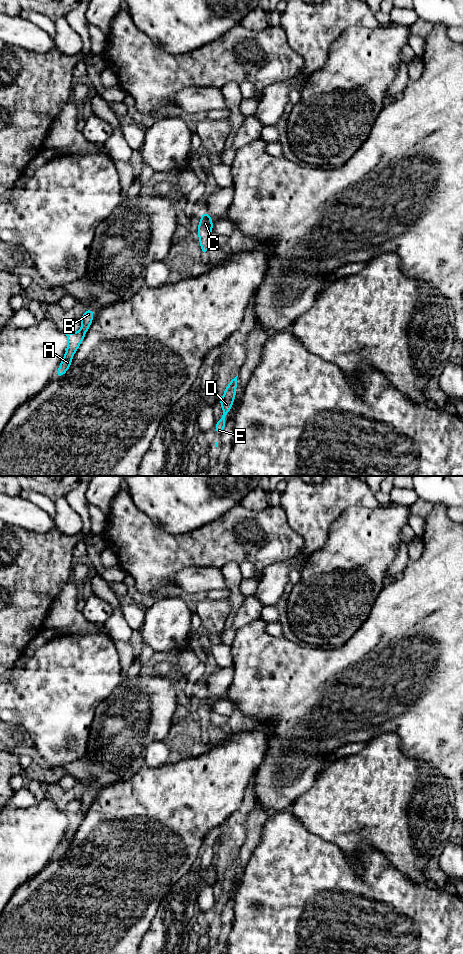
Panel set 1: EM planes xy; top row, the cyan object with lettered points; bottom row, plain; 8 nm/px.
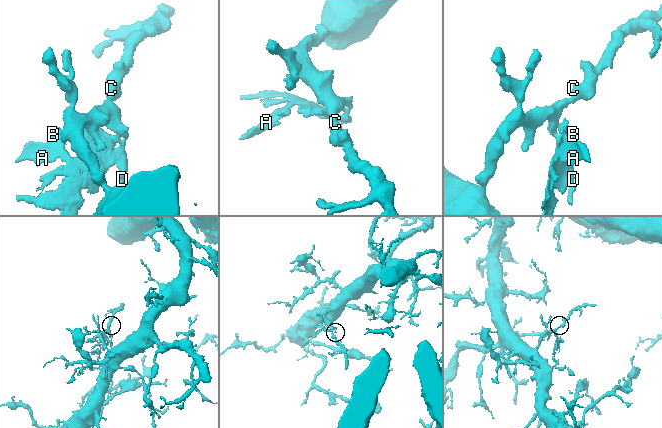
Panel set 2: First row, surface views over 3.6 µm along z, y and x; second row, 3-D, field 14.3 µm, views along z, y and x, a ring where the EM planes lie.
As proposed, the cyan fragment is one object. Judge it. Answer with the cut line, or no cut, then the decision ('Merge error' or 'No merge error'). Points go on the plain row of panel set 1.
No split. No merge error

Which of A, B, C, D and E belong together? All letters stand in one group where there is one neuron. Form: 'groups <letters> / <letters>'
groups A B C D E

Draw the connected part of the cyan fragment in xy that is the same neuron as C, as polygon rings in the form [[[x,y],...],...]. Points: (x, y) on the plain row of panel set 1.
[[[200,692],[202,697],[197,708],[199,715],[199,723],[201,724],[202,734],[208,734],[208,729],[211,725],[210,712],[213,710],[213,702],[211,701],[211,695],[208,693]]]

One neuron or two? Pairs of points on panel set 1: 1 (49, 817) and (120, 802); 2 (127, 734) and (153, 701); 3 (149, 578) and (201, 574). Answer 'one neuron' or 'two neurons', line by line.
1: two neurons
2: one neuron
3: two neurons

